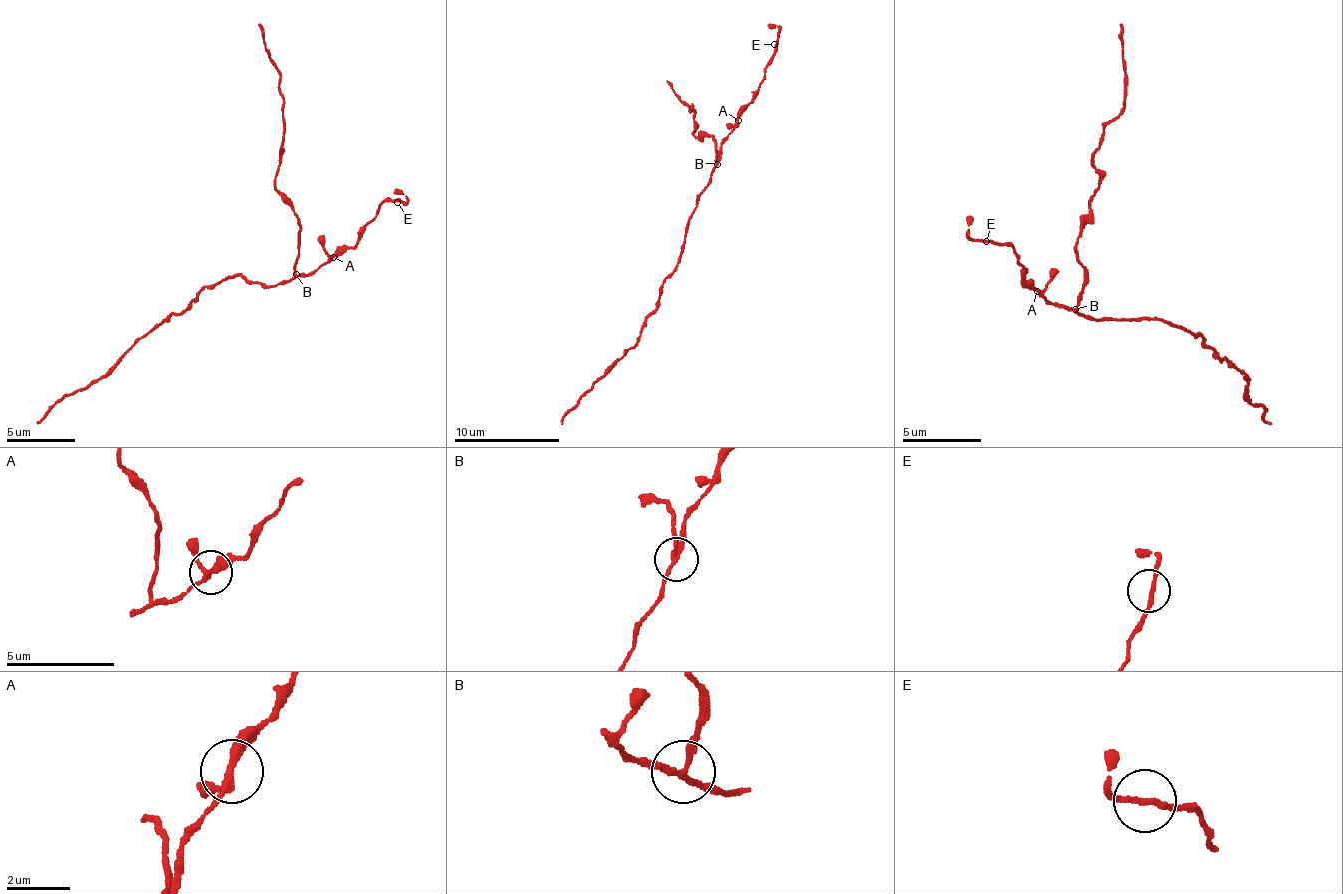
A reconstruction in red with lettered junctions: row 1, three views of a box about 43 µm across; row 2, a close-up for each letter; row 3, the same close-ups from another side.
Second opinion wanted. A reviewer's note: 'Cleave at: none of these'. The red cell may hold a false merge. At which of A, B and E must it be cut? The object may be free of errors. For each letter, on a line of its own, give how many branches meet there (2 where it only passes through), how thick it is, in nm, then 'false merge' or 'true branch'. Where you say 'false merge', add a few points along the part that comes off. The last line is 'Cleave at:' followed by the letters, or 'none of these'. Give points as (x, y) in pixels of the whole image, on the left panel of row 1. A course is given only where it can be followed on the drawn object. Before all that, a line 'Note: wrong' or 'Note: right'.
Note: wrong
A: 3 | 240 nm | true branch
B: 3 | 160 nm | false merge | (295, 276), (298, 215), (276, 187), (283, 135), (280, 82), (259, 23)
E: 2 | 180 nm | true branch
Cleave at: B

